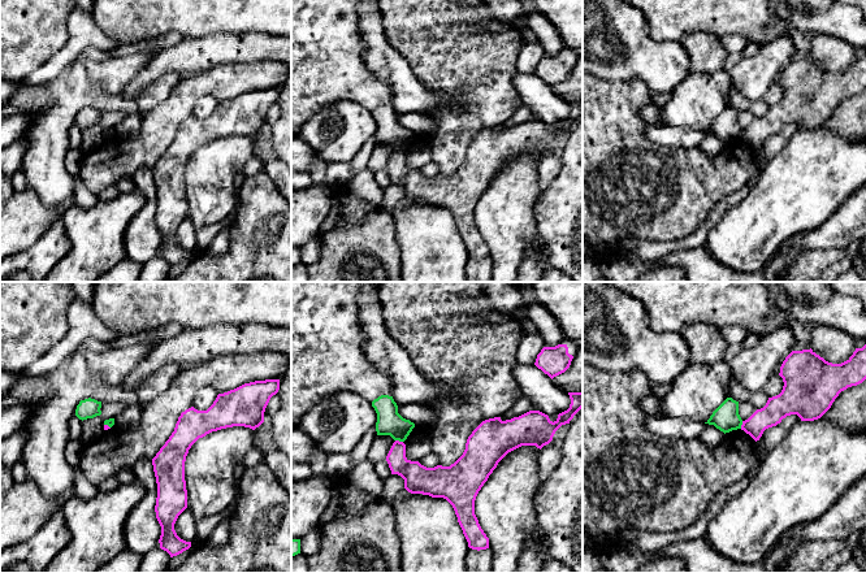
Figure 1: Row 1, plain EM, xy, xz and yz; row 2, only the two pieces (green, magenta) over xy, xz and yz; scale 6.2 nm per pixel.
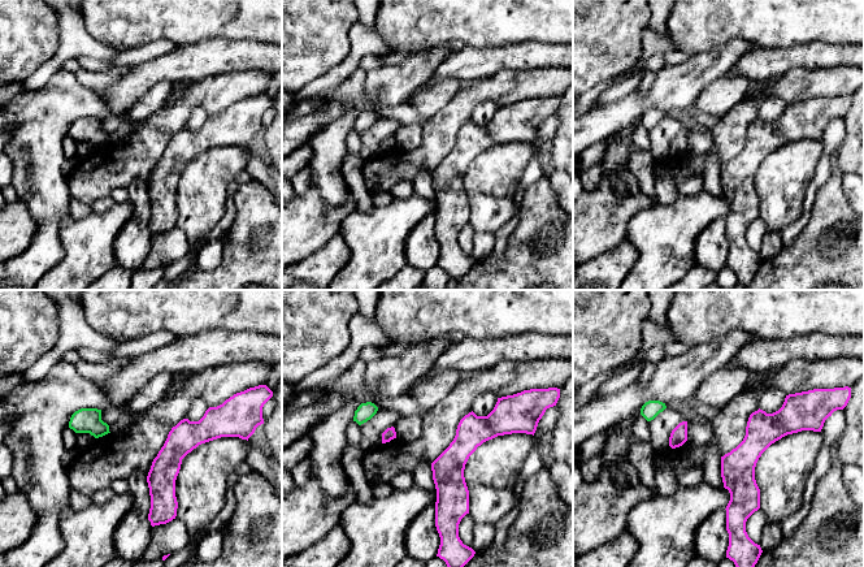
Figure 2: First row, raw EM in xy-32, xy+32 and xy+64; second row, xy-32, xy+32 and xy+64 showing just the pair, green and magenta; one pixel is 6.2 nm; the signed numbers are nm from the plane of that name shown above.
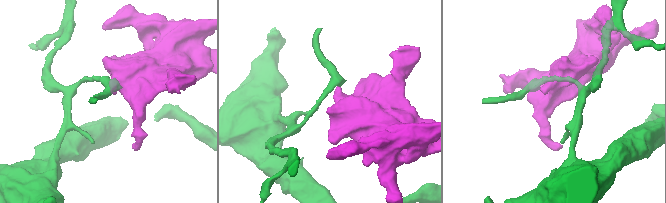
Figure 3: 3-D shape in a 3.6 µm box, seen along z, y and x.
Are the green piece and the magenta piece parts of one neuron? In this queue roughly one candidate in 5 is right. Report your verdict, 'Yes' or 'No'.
No

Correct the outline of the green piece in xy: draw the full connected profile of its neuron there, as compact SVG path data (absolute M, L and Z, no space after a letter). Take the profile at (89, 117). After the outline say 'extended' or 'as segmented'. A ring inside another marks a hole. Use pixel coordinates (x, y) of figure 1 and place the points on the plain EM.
M88 107L79 110L75 118L75 125L82 130L87 127L94 127L101 123L100 117L101 110Z | as segmented

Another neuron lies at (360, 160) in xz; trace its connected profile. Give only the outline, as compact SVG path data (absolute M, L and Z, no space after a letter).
M376 134L369 138L364 146L360 148L360 151L355 155L355 157L350 161L351 172L354 174L358 174L363 169L367 169L368 160L377 146Z

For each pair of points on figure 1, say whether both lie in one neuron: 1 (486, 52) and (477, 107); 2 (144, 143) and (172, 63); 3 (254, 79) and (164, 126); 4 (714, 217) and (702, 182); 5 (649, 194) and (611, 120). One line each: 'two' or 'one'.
1: one
2: two
3: one
4: two
5: one

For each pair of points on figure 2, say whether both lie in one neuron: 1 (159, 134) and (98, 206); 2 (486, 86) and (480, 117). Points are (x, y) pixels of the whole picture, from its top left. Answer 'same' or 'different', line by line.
1: different
2: different

